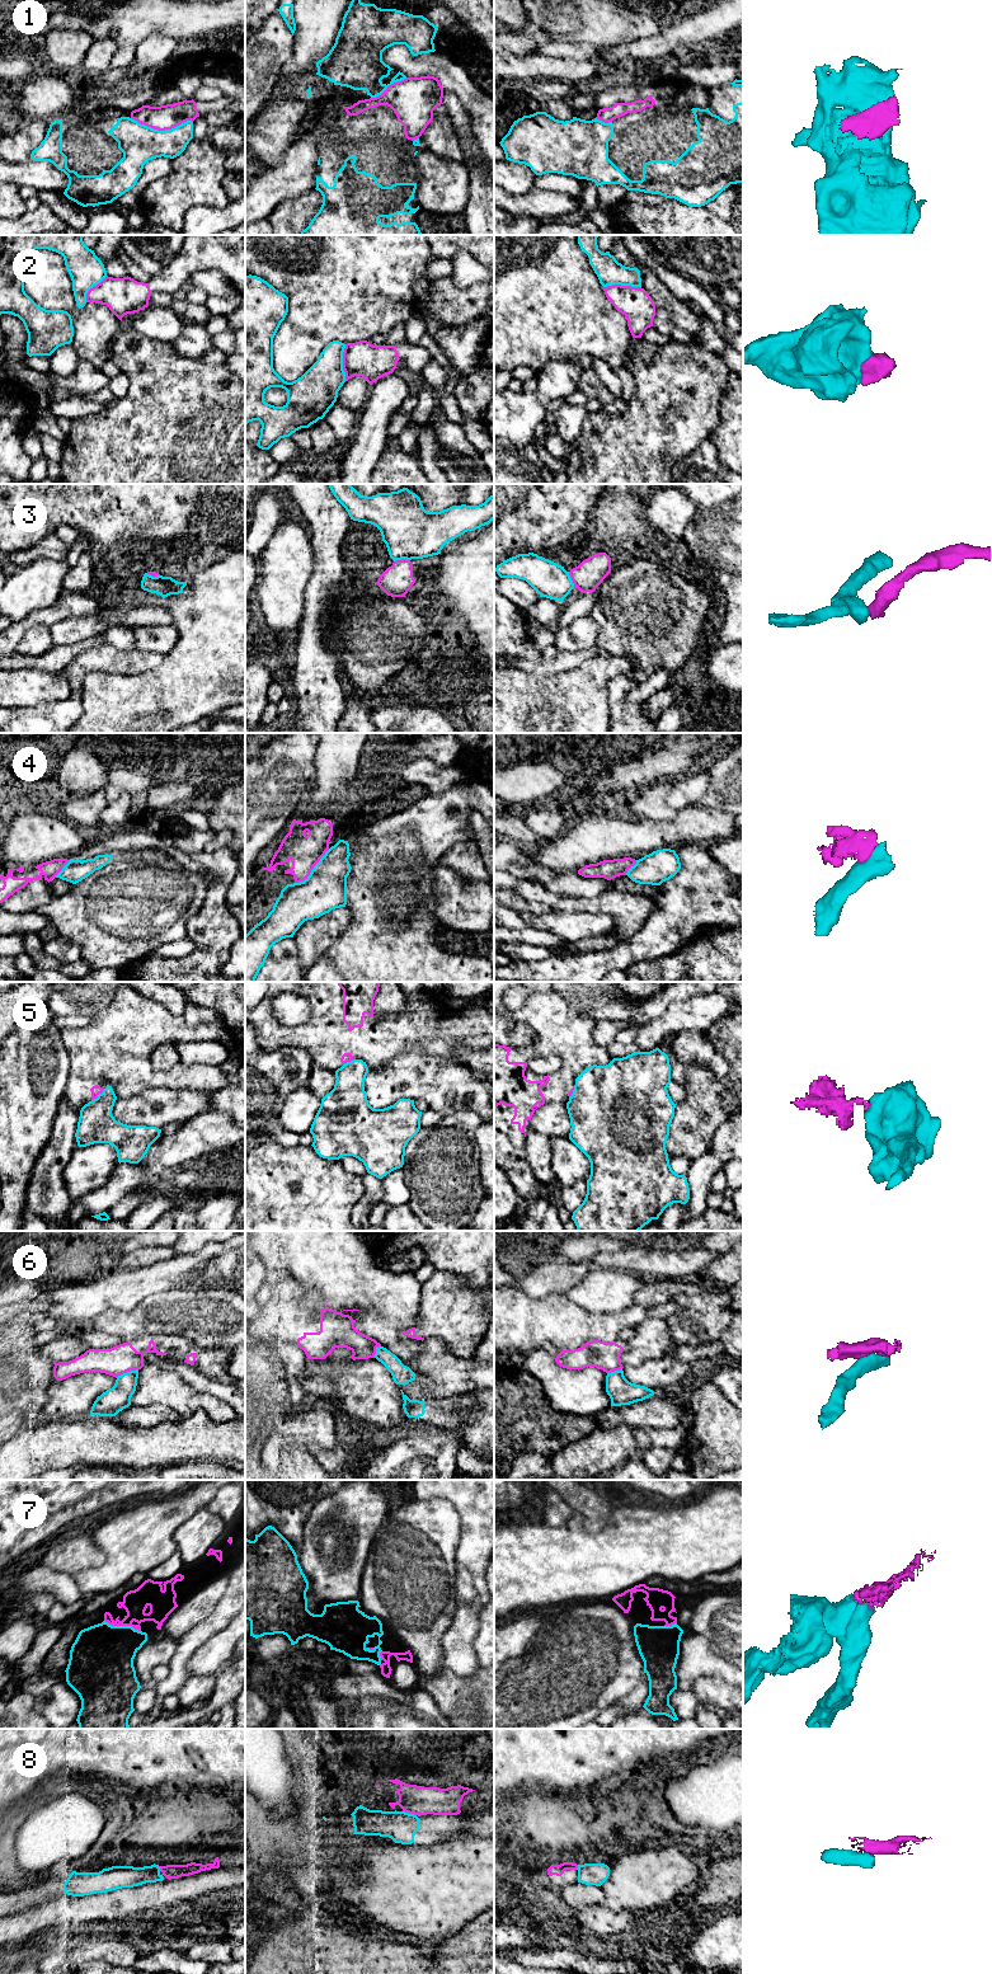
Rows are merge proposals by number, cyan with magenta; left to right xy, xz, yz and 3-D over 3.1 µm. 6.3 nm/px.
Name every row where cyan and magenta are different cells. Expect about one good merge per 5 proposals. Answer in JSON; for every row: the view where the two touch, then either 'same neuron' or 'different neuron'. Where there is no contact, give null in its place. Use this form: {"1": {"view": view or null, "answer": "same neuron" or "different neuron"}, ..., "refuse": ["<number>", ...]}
{"1": {"view": "xy", "answer": "different neuron"}, "2": {"view": "yz", "answer": "different neuron"}, "3": {"view": "xz", "answer": "different neuron"}, "4": {"view": "xz", "answer": "different neuron"}, "5": {"view": "xy", "answer": "different neuron"}, "6": {"view": "xy", "answer": "different neuron"}, "7": {"view": "xy", "answer": "same neuron"}, "8": {"view": "xz", "answer": "different neuron"}, "refuse": ["1", "2", "3", "4", "5", "6", "8"]}

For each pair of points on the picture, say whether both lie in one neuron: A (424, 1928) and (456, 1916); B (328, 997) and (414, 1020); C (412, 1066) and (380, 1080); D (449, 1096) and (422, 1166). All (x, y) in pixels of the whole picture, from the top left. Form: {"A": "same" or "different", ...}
{"A": "same", "B": "same", "C": "same", "D": "different"}

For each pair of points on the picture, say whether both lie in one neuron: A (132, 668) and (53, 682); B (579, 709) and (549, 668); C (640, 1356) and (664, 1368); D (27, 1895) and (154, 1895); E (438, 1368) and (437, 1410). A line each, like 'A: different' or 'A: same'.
A: different
B: different
C: different
D: different
E: different

